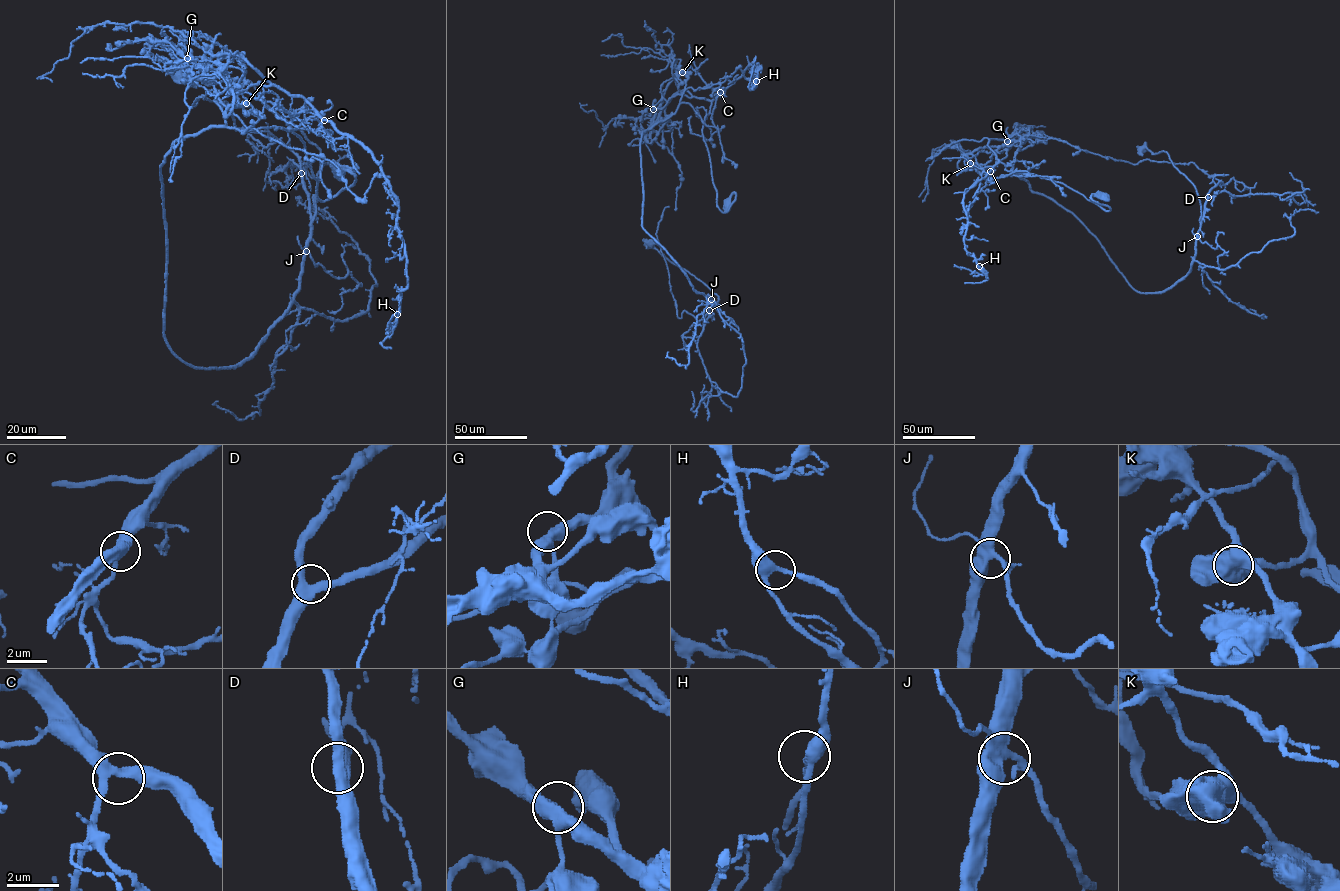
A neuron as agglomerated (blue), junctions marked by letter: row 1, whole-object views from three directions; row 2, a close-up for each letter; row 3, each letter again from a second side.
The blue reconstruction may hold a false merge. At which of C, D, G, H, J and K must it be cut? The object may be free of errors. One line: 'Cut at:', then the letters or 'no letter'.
Cut at: K

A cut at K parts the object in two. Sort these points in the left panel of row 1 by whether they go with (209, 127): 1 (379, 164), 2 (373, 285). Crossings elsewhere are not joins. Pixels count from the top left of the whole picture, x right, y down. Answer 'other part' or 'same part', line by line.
1: other part
2: same part

